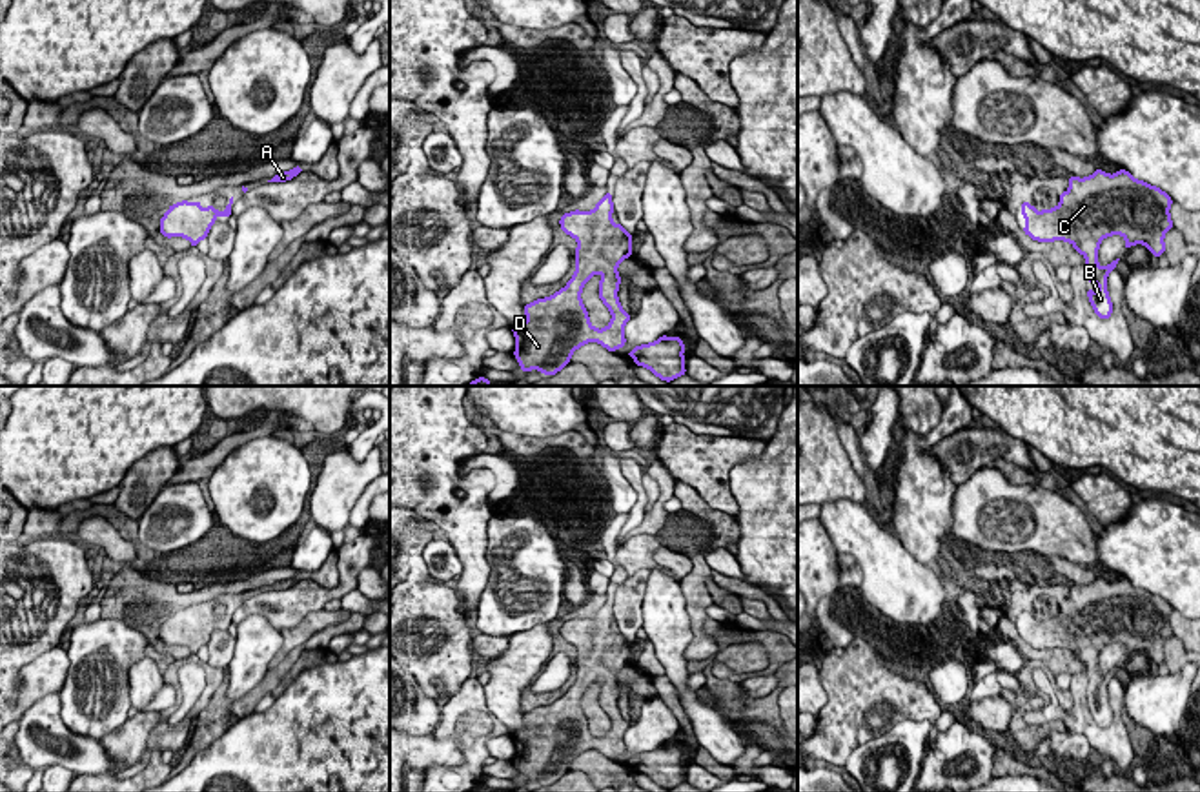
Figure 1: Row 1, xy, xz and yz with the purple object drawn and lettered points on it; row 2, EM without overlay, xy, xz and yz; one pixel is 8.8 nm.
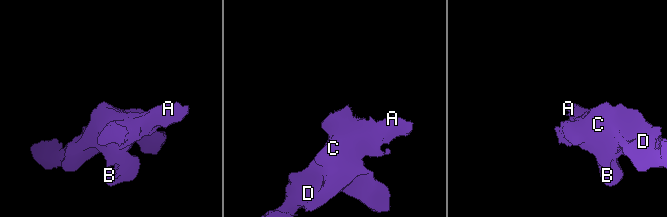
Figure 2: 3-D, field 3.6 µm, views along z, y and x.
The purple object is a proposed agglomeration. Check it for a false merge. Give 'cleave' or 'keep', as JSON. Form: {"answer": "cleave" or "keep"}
{"answer": "keep"}

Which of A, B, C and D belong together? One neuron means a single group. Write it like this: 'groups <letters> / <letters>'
groups A B C D

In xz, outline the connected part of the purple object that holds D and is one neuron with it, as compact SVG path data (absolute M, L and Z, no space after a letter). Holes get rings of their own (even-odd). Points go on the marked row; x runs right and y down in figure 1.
M608 191L592 211L570 211L559 220L561 229L577 240L575 273L568 284L546 299L524 306L526 322L512 328L514 355L521 371L539 370L555 375L572 353L586 342L599 342L608 351L625 346L625 324L632 319L617 299L621 277L617 266L632 257L632 233L612 220L612 193ZM601 275L599 299L610 310L612 320L597 330L590 324L581 300L583 286Z

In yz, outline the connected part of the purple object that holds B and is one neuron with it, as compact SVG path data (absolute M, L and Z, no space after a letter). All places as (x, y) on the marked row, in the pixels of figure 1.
M1096 169L1091 177L1069 177L1069 189L1060 195L1053 209L1036 211L1022 200L1025 235L1038 242L1065 240L1085 257L1087 282L1100 289L1087 289L1089 302L1100 319L1109 319L1113 302L1107 293L1107 275L1118 260L1102 268L1098 248L1105 237L1122 235L1125 249L1144 244L1154 257L1165 253L1164 237L1173 229L1171 197L1129 171L1109 175Z

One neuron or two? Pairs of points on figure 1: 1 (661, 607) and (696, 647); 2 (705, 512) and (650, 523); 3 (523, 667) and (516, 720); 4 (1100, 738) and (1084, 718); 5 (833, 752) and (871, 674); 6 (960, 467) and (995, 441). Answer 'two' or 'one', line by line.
1: two
2: two
3: one
4: one
5: one
6: one

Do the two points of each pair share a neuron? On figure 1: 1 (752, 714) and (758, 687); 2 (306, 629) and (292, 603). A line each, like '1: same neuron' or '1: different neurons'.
1: different neurons
2: different neurons

